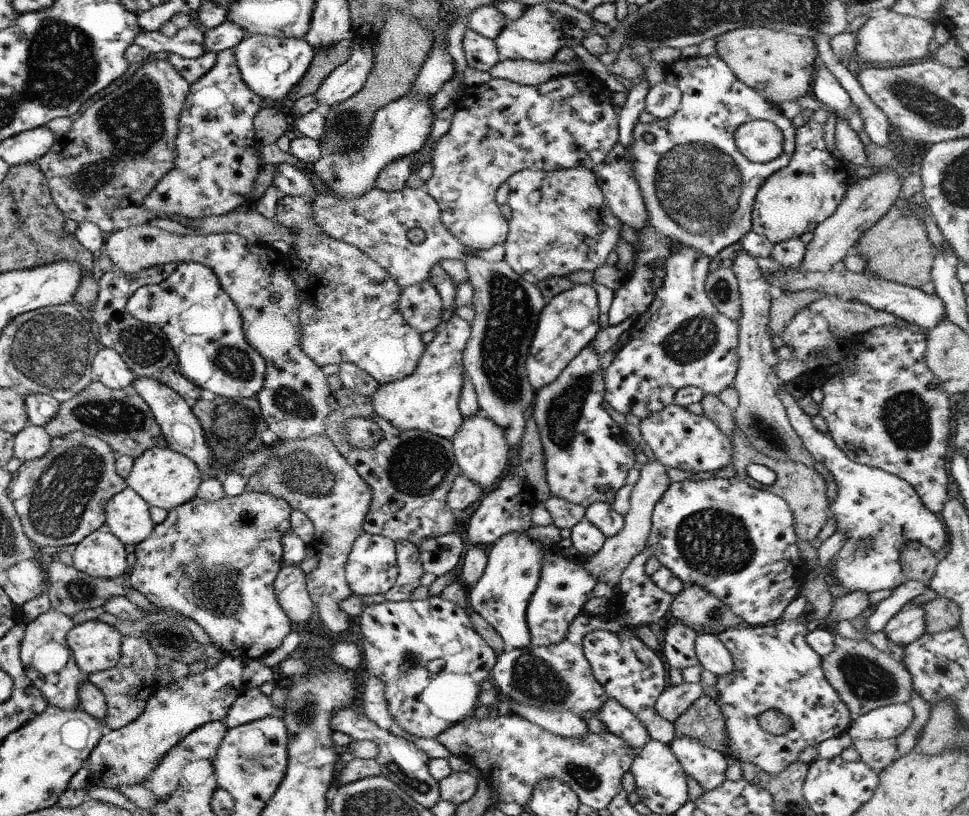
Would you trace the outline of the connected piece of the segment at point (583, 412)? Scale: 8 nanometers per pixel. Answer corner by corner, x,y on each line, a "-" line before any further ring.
591,347
584,348
556,380
535,391
534,399
533,417
543,446
550,492
585,509
595,502
613,504
630,468
639,467
635,450
626,442
626,432
602,407
606,391
600,365

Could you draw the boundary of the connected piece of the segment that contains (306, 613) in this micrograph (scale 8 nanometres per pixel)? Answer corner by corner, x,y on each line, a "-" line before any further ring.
282,566
273,582
275,596
294,624
308,622
308,618
317,612
317,606
310,598
307,583
306,574
299,566

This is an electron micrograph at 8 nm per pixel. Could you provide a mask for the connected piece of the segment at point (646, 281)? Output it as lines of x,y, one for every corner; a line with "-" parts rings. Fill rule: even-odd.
716,54
709,57
691,57
678,59
673,62
670,66
666,67
668,82
676,84
681,90
682,98
680,103
680,108
675,112
674,115
668,117
667,119
658,119
651,123
642,123
638,121
636,126
633,128
632,142
630,143
629,156
631,157
632,168
631,175
637,180
638,186
640,187
645,207
647,208
647,228
644,231
638,231
638,242
636,245
632,245
634,249
634,268
630,272
627,272
624,276
623,283
620,288
613,290
613,299
611,302
611,307
609,310
609,324
614,326
615,324
620,324
624,322
626,318
632,318
634,314
639,314
642,316
646,314
649,306
655,297
655,292
652,289
652,279
654,278
654,268
665,268
665,260
673,253
669,247
693,247
698,252
703,253
710,260
717,259
718,253
724,250
726,246
740,242
741,238
752,231
752,221
751,216
753,213
753,206
755,203
755,198
760,187
764,184
764,181
772,176
776,171
783,169
789,164
789,160
795,152
795,136
797,135
797,128
790,119
788,119
783,113
780,106
772,104
771,101
765,99
761,94
758,94
753,88
746,86
740,79
737,79
732,72
732,69
-
756,119
767,119
777,124
777,127
783,132
784,136
784,148
775,159
772,159
767,163
753,163
748,160
747,156
744,156
740,149
737,147
735,141
735,132
738,130
739,126
746,124
747,122

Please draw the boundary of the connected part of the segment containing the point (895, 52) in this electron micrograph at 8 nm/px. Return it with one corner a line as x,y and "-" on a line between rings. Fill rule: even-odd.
890,9
881,16
870,17
858,30
854,57
862,66
896,66
899,62
929,56
934,46
935,25
928,19
903,15

